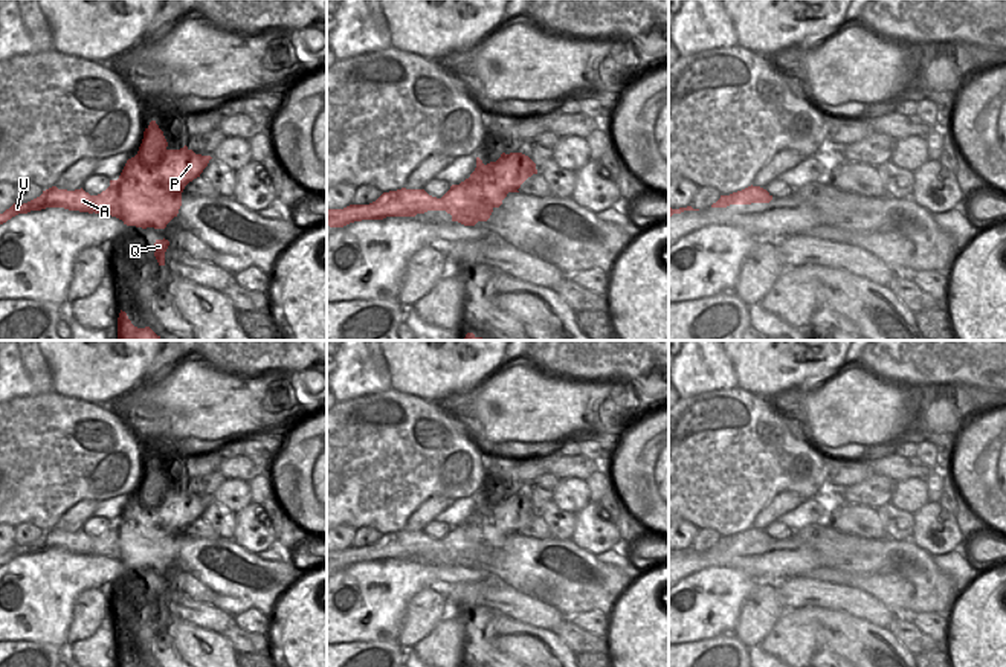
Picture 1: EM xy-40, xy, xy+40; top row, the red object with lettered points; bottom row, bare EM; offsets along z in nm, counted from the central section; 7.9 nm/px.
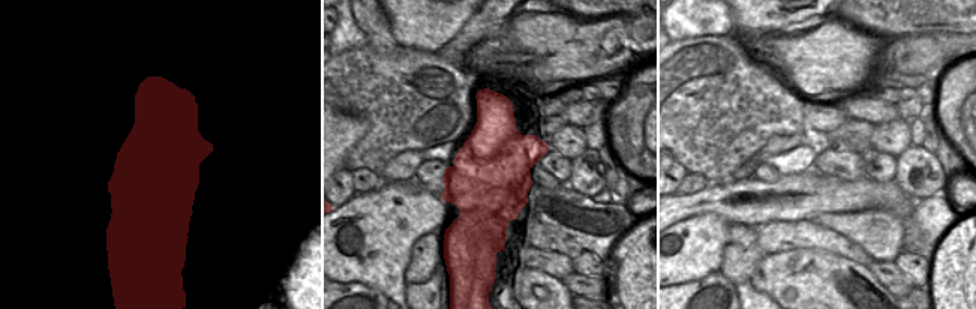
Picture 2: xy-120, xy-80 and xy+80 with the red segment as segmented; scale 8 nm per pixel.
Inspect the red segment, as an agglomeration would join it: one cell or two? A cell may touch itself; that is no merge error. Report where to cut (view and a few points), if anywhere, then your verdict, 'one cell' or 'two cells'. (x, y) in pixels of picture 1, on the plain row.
xy-40 (90, 538), (93, 553) | two cells

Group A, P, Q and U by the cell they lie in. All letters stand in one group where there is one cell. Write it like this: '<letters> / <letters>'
A U / P Q

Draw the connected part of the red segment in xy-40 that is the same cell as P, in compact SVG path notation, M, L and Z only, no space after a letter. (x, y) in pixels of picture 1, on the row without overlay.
M156 462L143 473L143 481L134 499L128 501L119 520L110 522L110 528L93 540L93 554L111 557L127 568L165 571L177 559L182 548L182 534L194 520L200 519L211 498L195 496L186 487L180 491L168 491L168 484Z

